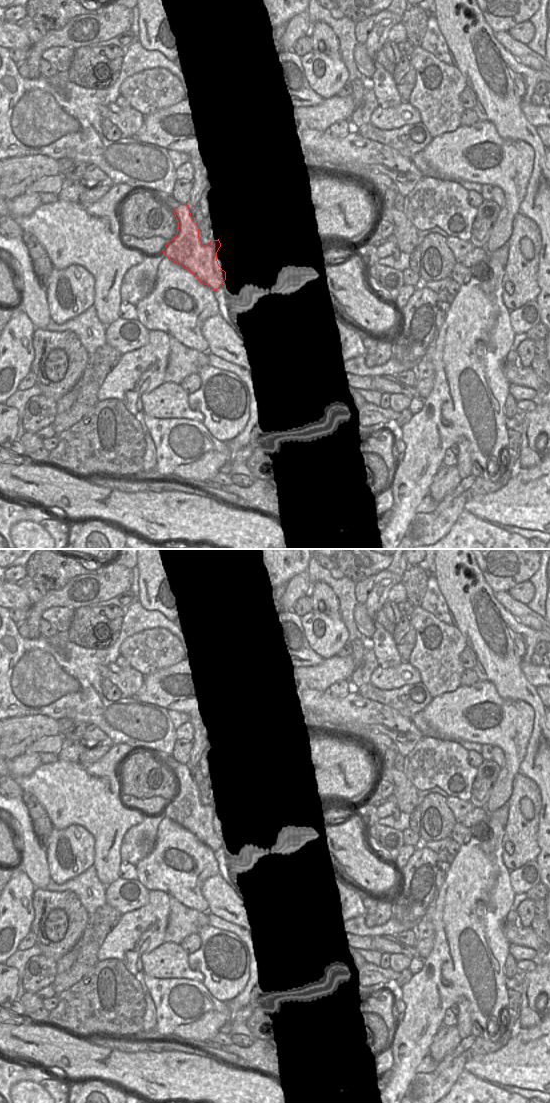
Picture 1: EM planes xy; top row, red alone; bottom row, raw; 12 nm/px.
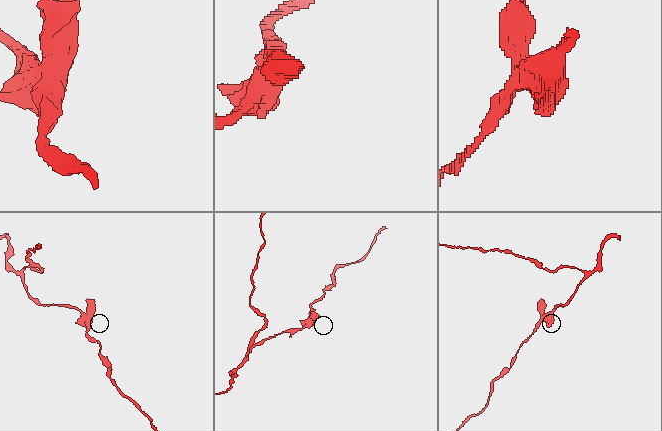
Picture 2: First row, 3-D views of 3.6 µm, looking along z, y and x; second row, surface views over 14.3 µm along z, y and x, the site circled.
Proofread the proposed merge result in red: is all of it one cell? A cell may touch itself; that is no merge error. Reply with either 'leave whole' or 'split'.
split

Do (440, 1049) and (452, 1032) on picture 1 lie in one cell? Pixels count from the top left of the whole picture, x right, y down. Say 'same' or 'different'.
same

